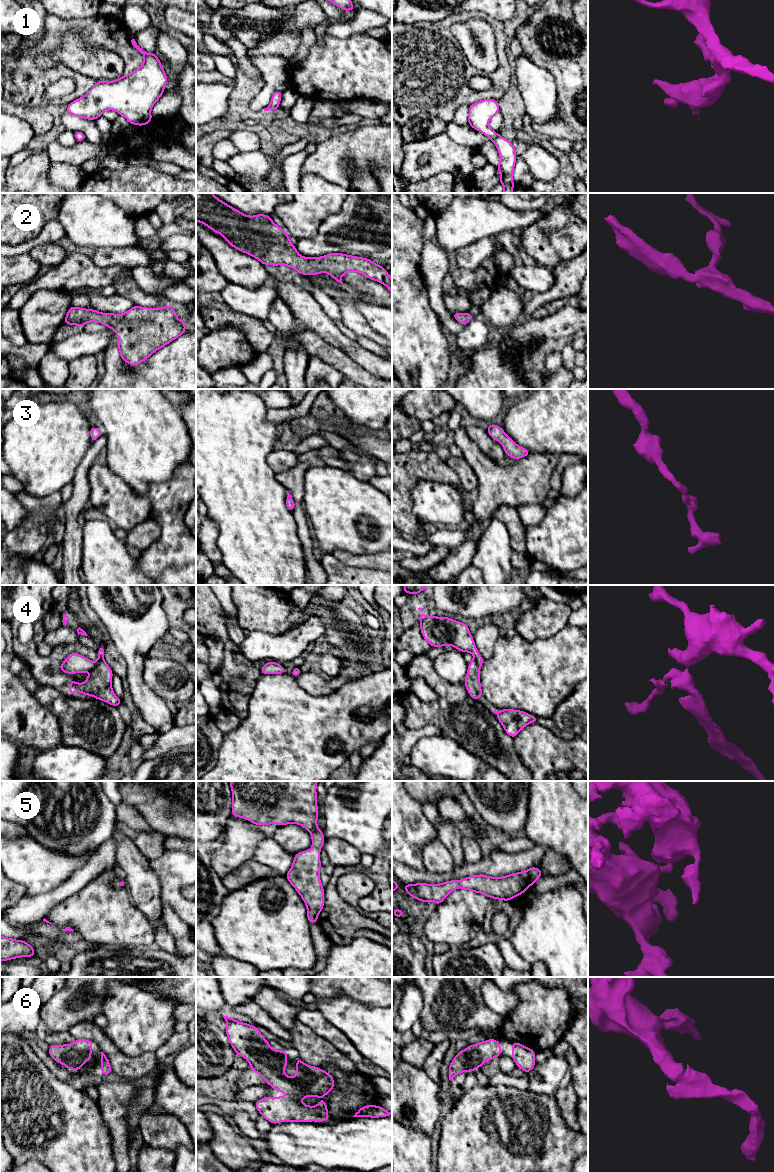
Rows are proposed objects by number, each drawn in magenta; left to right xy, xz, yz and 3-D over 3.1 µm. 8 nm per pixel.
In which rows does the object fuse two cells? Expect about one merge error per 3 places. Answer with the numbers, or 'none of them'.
4

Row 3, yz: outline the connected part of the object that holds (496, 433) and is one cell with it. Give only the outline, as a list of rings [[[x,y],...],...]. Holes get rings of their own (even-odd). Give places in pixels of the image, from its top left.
[[[490,423],[487,431],[493,440],[497,440],[503,446],[505,454],[512,459],[521,459],[531,453],[524,447],[518,446],[502,429],[497,425]]]

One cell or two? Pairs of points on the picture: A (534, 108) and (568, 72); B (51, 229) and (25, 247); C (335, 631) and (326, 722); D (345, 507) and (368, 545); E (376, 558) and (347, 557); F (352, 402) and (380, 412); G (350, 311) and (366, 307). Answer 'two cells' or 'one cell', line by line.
A: two cells
B: one cell
C: two cells
D: one cell
E: one cell
F: one cell
G: two cells

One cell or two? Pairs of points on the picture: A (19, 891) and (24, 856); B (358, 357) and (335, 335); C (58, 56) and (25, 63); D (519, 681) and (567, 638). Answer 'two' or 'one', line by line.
A: two
B: one
C: two
D: one

